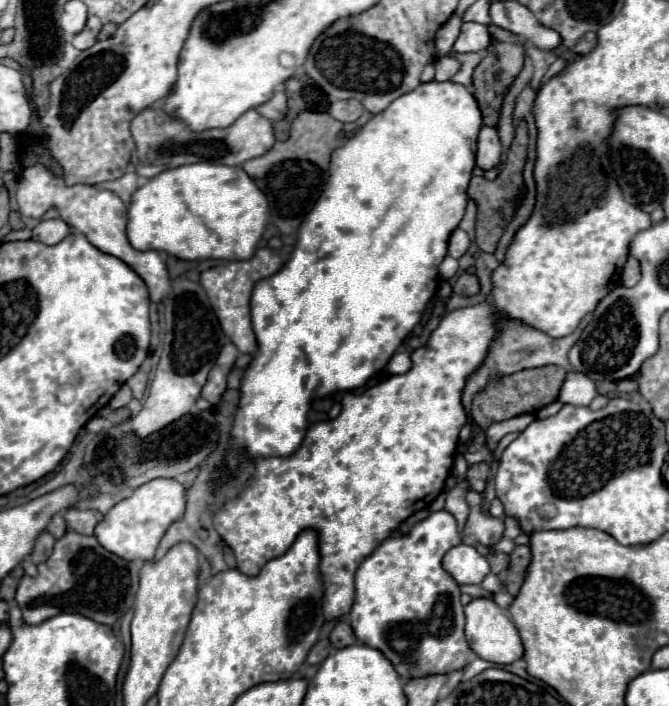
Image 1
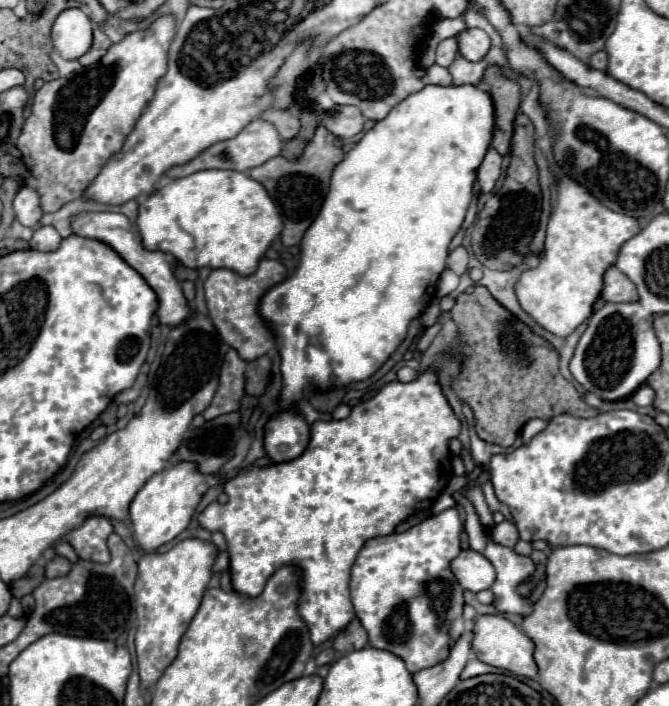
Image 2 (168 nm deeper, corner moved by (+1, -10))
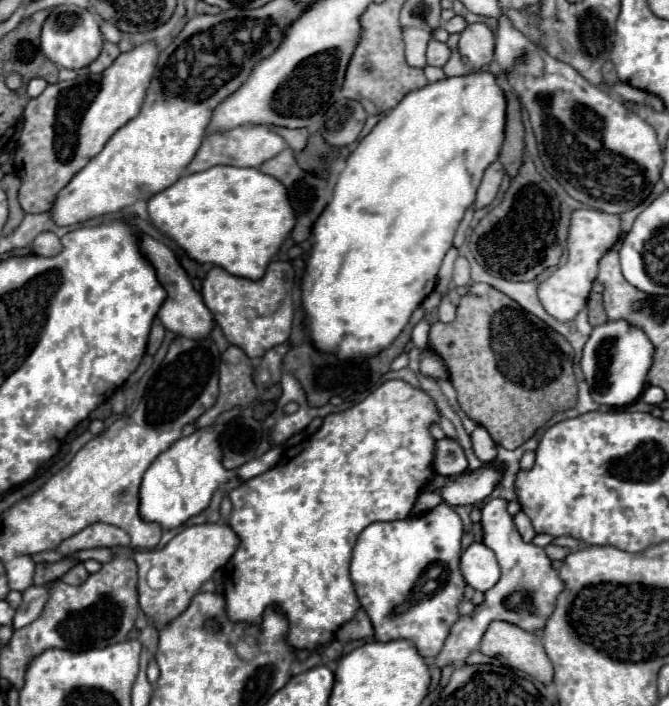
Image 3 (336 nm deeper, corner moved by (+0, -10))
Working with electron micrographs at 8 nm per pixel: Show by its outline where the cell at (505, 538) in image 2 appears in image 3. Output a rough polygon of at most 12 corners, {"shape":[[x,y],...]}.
{"shape":[[523,511],[513,517],[525,543],[535,537],[535,531]]}

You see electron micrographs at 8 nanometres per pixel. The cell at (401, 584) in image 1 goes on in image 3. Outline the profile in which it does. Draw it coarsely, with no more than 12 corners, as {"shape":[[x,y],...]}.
{"shape":[[445,501],[371,523],[351,581],[377,641],[431,659],[461,617]]}

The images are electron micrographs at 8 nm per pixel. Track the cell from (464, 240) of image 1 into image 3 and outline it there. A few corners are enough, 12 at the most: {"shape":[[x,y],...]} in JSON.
{"shape":[[457,257],[453,283],[457,287],[469,283],[469,261]]}

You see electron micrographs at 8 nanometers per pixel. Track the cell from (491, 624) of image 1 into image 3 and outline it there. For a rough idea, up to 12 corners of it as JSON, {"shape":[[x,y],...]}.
{"shape":[[493,621],[479,651],[541,683],[553,665],[541,637]]}

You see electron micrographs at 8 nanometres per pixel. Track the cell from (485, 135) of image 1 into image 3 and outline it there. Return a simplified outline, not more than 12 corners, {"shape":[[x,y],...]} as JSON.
{"shape":[[499,161],[485,169],[475,197],[477,209],[495,199],[505,169]]}

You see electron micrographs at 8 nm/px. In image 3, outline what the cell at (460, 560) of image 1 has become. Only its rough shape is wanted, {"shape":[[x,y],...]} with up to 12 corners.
{"shape":[[471,543],[461,555],[461,573],[475,591],[499,581],[493,551]]}

